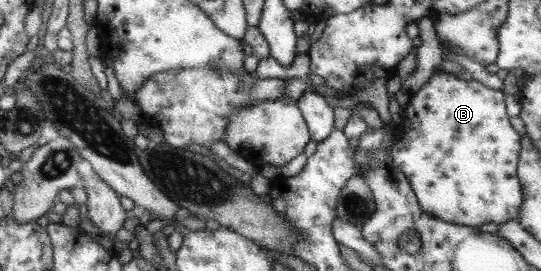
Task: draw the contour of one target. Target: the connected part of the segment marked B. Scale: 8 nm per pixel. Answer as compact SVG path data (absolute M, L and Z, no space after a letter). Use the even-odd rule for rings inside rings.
M441 71L419 92L409 94L404 119L391 130L394 145L388 150L410 179L425 214L470 228L519 218L525 197L517 179L522 139L509 123L503 93L499 103L497 93L481 85L469 87L467 81Z

